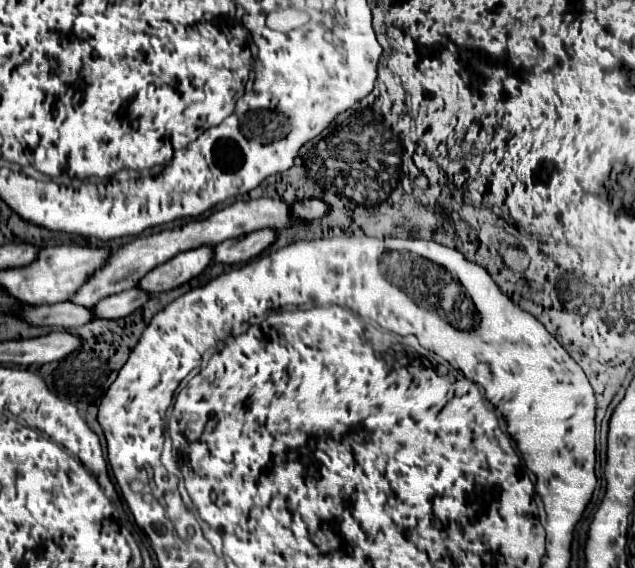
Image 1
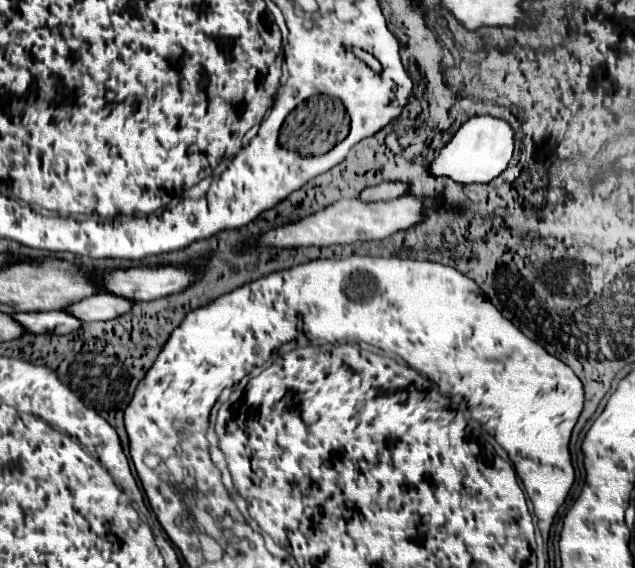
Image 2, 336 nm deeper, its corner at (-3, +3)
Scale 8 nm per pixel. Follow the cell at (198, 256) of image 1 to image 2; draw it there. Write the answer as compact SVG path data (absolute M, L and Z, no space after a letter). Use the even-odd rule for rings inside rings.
M104 292L104 294L96 294L80 300L76 306L70 306L68 312L80 316L84 322L100 322L100 320L118 318L120 314L130 312L132 306L134 306L134 300Z

